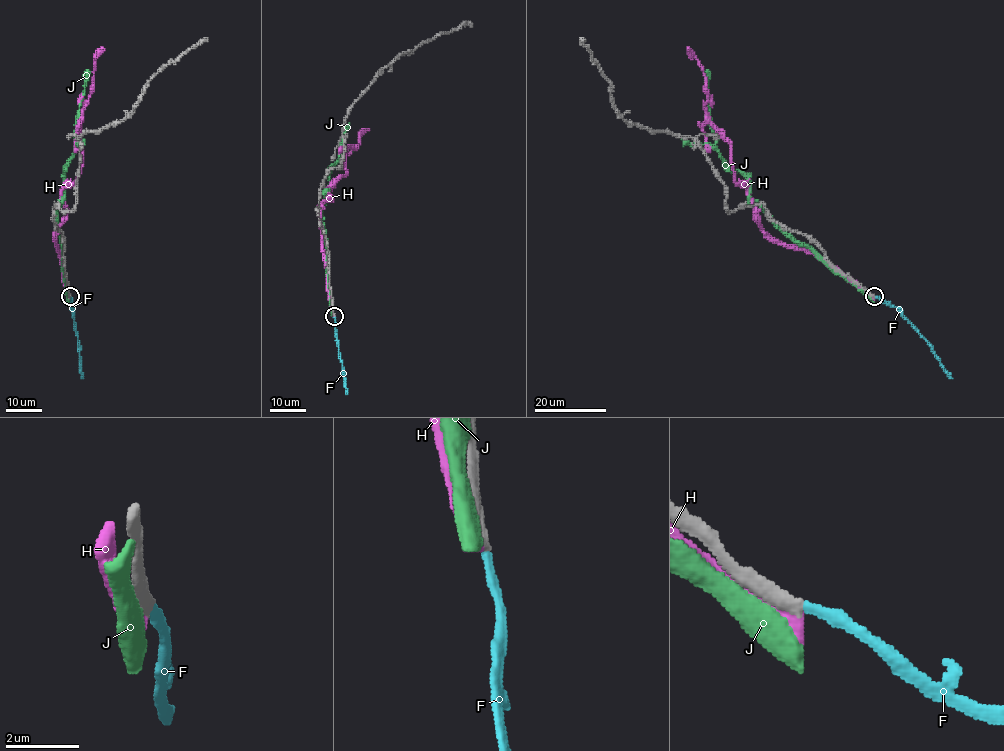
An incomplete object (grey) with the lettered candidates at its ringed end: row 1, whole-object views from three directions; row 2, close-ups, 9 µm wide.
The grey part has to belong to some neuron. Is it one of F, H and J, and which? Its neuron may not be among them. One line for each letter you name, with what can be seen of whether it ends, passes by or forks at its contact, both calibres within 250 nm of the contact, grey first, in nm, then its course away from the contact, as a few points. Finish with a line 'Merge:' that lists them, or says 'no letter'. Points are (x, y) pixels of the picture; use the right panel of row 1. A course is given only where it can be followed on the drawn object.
F: it ends; calibres 340 and 280 nm; course (875, 295), (897, 309), (927, 342), (952, 378)
Merge: F

